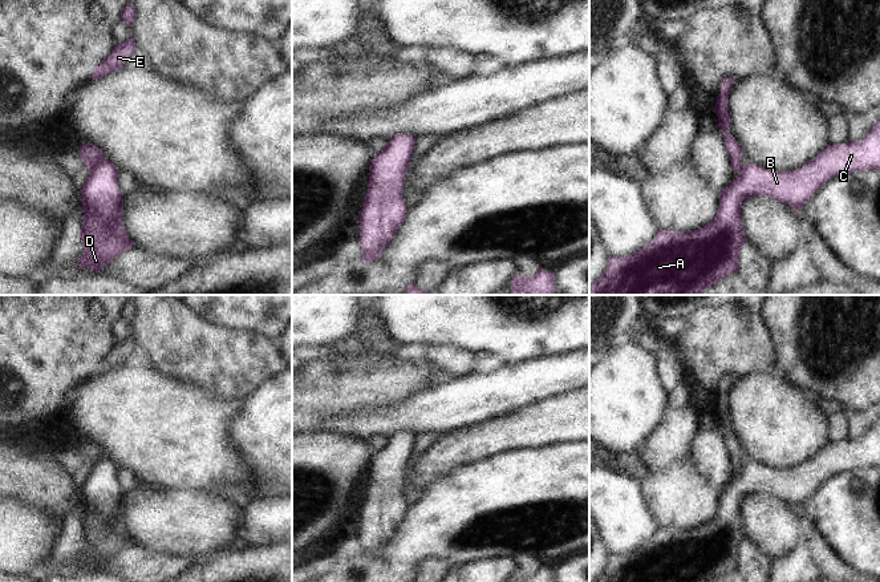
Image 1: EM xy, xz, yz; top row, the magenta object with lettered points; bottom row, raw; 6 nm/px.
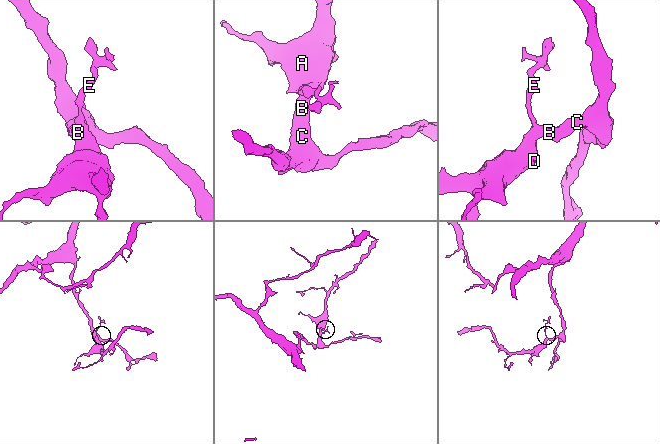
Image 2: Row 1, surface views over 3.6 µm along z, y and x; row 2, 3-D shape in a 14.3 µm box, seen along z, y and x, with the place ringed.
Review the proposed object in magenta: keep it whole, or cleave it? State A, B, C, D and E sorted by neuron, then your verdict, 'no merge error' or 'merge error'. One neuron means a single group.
groups A B C D / E; merge error

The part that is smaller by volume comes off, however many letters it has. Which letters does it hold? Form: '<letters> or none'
E

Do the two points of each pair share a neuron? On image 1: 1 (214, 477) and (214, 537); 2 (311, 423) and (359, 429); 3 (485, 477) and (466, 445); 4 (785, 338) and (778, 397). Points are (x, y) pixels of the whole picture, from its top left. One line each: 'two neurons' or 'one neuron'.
1: two neurons
2: one neuron
3: two neurons
4: two neurons

